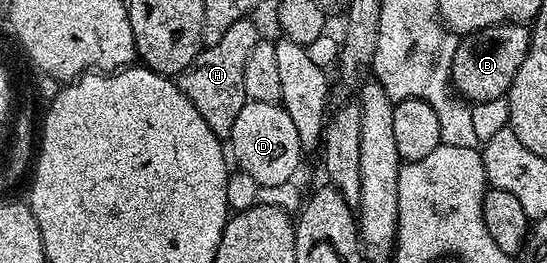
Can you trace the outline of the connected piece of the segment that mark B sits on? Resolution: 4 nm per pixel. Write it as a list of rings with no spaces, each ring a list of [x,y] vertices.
[[[503,22],[460,37],[451,69],[454,93],[471,104],[504,97],[513,84],[513,76],[517,76],[517,68],[521,68],[521,60],[525,60],[530,43],[531,26],[522,22]]]

